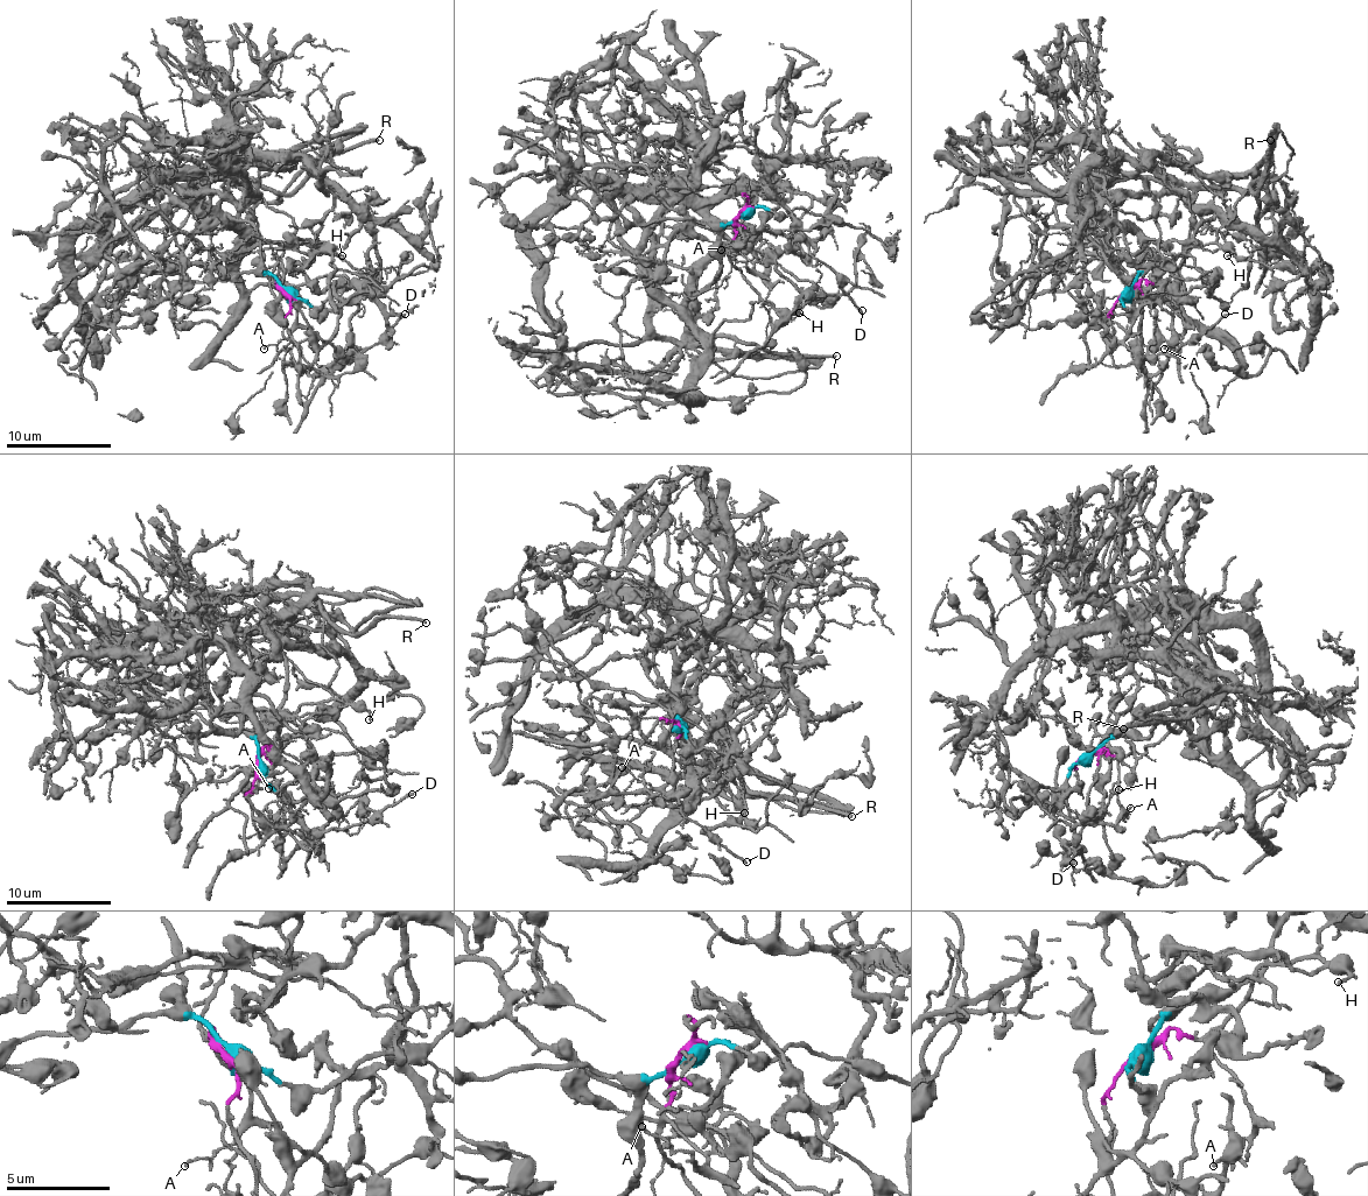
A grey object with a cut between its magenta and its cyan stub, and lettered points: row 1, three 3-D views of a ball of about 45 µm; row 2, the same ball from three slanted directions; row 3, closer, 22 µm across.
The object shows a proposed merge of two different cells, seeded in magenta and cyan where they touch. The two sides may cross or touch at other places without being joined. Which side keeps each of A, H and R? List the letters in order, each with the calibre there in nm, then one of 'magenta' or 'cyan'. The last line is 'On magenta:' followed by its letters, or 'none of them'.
A: calibre 110 nm; magenta
H: calibre 100 nm; magenta
R: calibre 200 nm; magenta
On magenta: A, H, R

